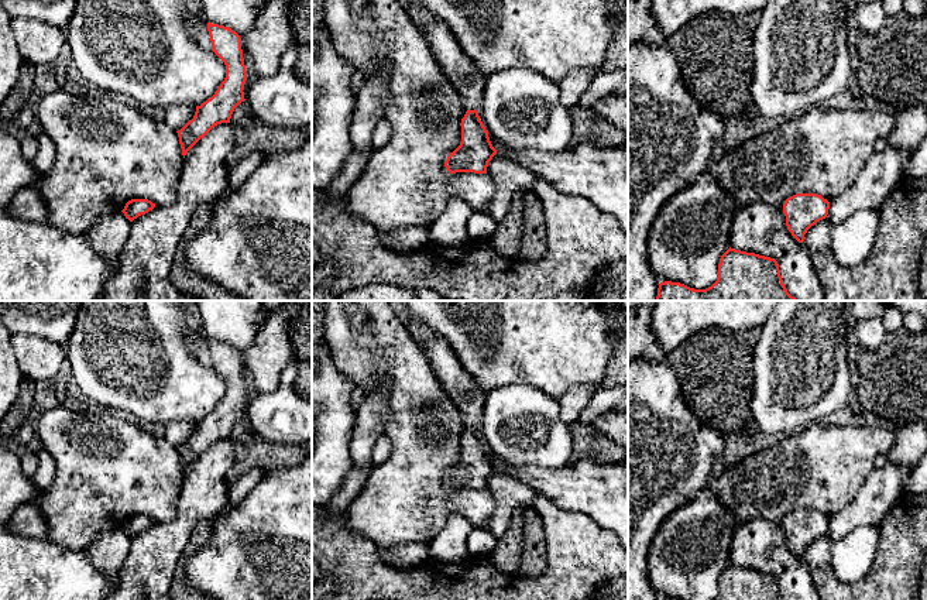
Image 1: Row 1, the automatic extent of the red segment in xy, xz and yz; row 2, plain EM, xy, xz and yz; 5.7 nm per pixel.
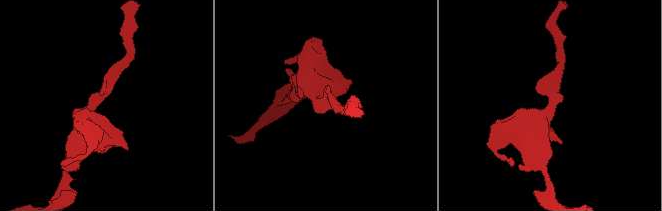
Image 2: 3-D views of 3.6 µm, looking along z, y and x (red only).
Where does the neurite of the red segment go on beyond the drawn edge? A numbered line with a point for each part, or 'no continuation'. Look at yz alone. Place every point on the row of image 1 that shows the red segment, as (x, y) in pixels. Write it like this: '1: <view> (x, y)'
no continuation

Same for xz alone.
no continuation

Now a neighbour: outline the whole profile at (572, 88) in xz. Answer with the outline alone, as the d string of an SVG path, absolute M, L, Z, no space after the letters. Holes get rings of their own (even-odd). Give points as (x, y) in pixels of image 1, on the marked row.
M602 68L598 69L576 69L567 75L560 83L560 100L567 109L573 109L578 104L578 100L583 92L594 80L594 78L602 72Z

